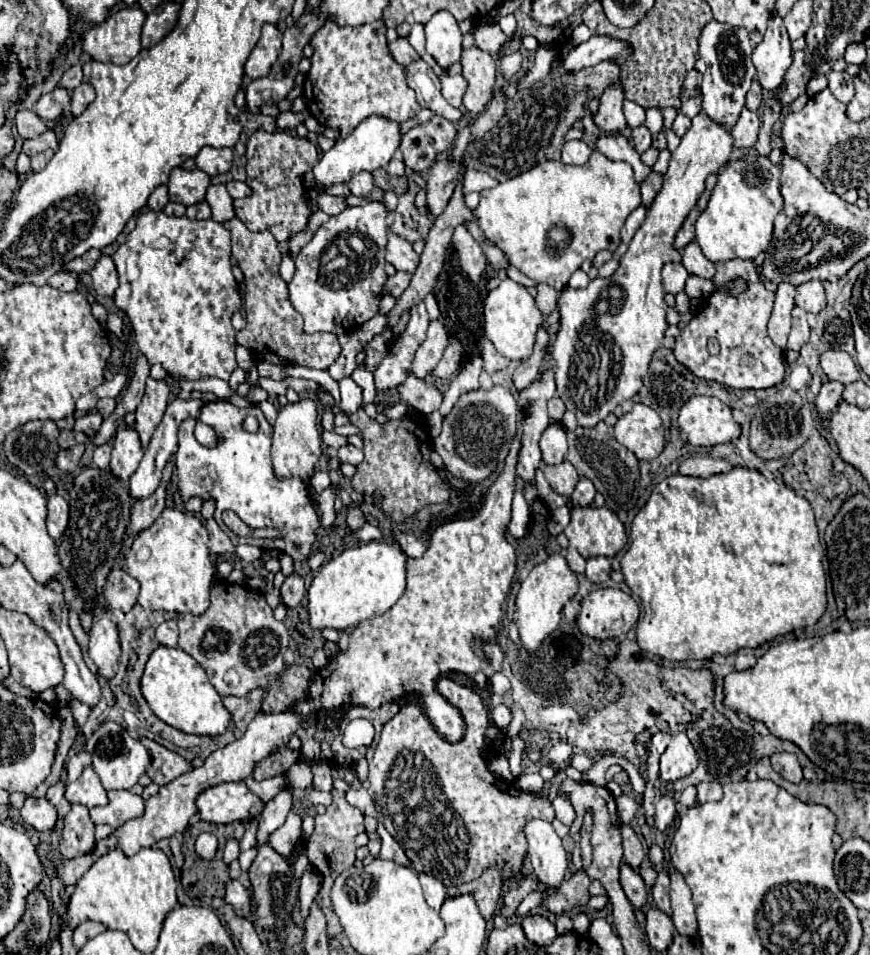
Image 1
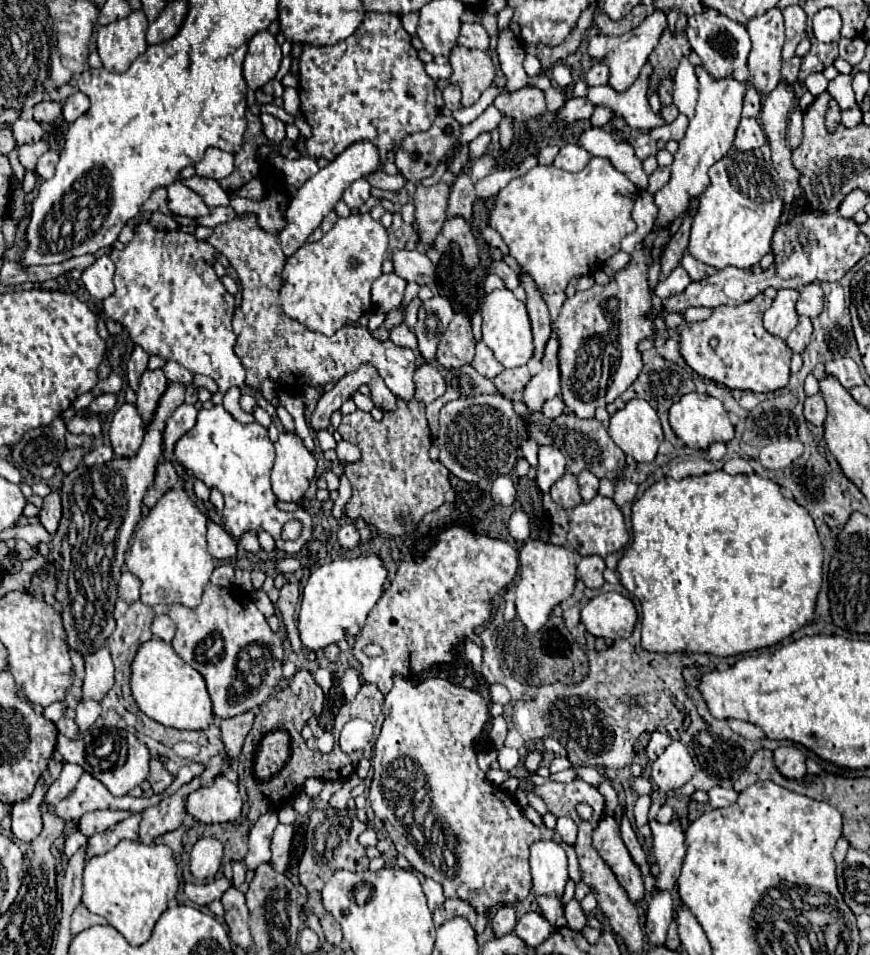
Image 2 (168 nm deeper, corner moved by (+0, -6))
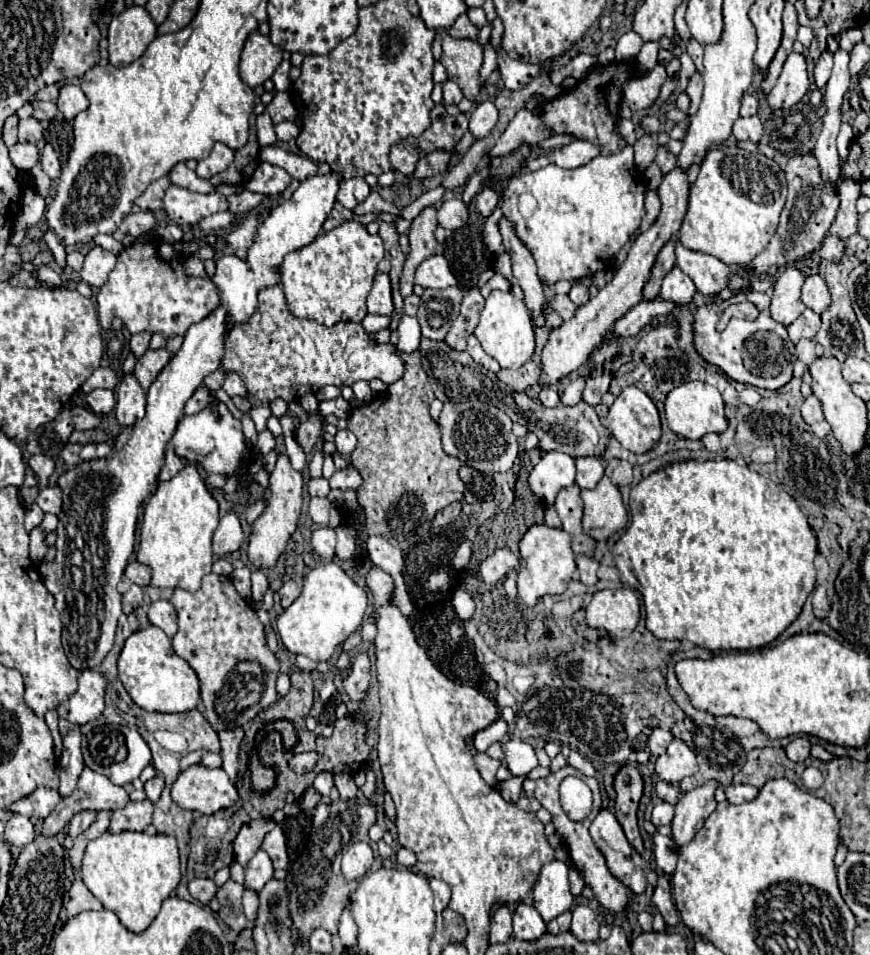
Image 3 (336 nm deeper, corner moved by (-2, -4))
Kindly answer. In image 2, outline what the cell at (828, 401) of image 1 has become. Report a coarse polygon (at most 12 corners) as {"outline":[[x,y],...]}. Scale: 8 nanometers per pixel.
{"outline":[[823,394],[805,400],[807,422],[821,426],[827,410]]}

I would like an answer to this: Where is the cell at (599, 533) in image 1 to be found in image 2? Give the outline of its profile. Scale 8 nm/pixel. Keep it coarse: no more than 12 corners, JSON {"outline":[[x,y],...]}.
{"outline":[[597,494],[571,510],[543,496],[581,554],[605,558],[629,540],[617,504]]}

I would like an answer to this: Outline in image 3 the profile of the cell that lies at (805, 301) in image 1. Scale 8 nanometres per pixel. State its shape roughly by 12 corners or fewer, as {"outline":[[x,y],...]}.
{"outline":[[819,274],[805,278],[801,300],[823,314],[831,304],[829,288]]}

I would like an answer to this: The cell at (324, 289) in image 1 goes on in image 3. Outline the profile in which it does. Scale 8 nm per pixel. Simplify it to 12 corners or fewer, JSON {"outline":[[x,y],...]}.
{"outline":[[357,220],[289,252],[287,308],[361,322],[383,240]]}

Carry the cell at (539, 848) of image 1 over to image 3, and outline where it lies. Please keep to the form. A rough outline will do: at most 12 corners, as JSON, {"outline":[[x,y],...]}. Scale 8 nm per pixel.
{"outline":[[547,862],[533,886],[545,922],[573,906],[567,864]]}

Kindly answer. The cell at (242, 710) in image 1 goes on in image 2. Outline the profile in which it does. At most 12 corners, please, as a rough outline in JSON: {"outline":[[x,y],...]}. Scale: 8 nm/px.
{"outline":[[253,712],[221,720],[221,740],[231,760],[251,730]]}

